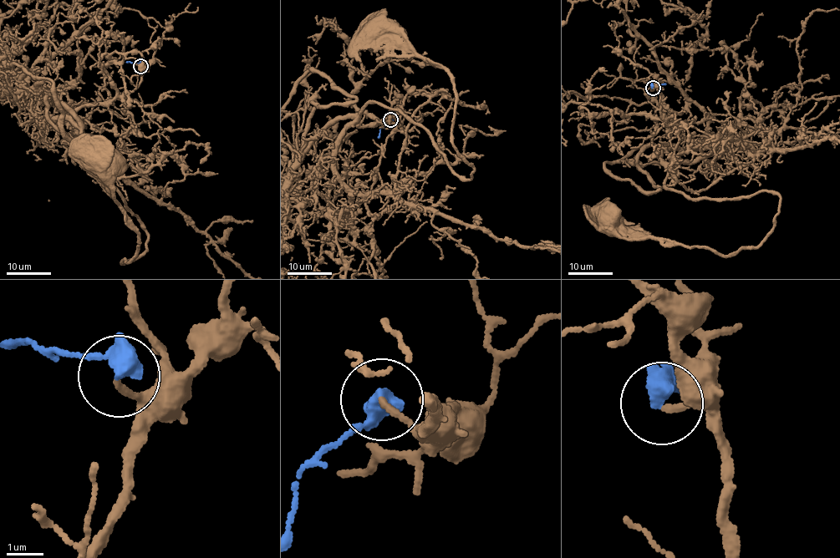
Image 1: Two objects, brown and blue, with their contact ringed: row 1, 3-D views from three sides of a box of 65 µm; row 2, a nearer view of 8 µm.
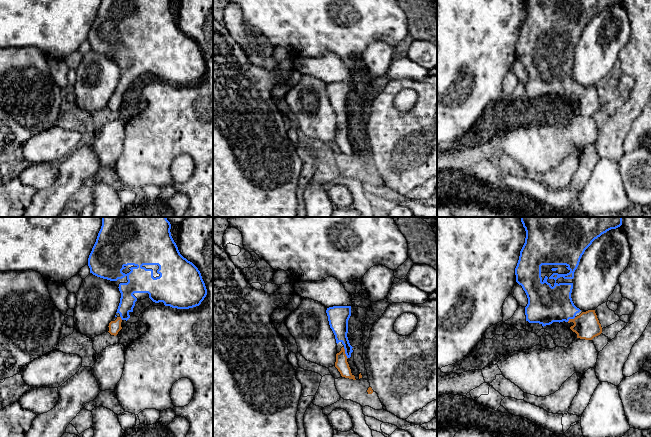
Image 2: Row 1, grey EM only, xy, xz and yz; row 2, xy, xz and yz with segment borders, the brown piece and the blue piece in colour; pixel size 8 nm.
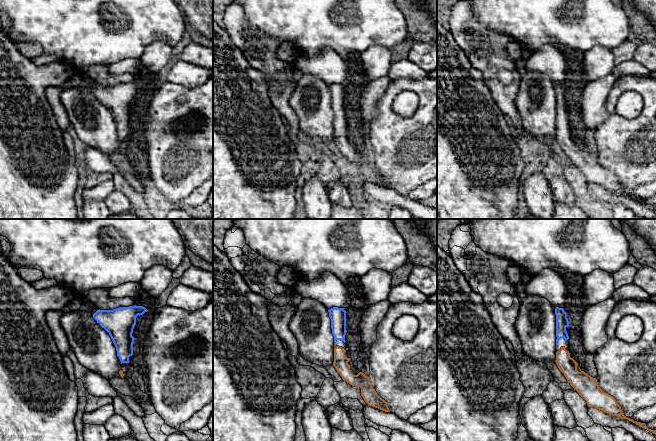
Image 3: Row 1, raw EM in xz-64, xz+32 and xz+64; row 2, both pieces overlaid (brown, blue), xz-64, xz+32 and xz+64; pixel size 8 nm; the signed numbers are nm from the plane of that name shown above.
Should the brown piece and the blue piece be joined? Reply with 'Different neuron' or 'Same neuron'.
Same neuron

